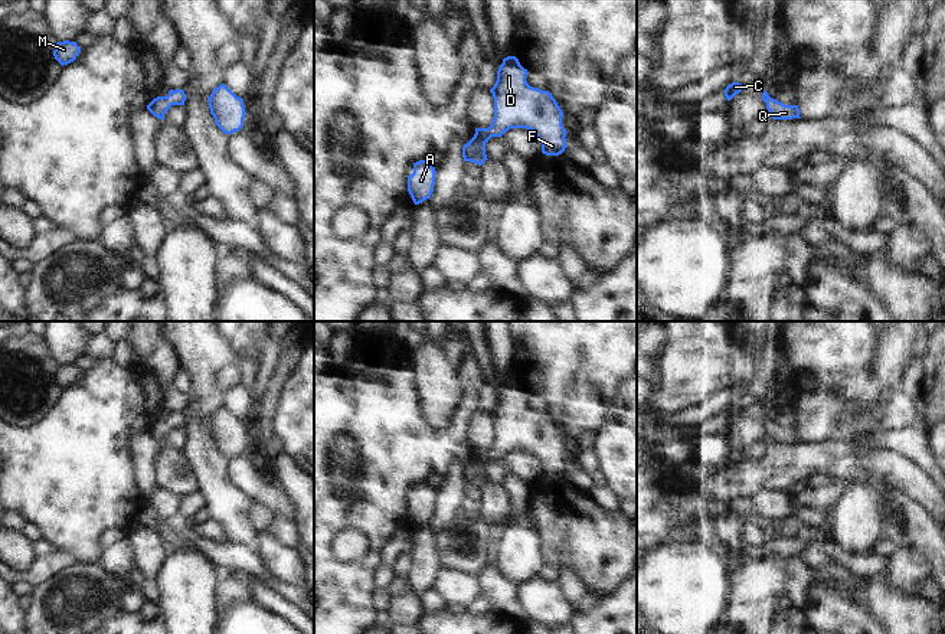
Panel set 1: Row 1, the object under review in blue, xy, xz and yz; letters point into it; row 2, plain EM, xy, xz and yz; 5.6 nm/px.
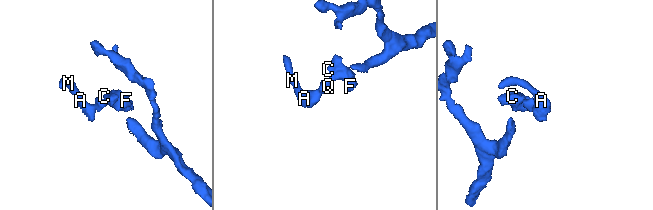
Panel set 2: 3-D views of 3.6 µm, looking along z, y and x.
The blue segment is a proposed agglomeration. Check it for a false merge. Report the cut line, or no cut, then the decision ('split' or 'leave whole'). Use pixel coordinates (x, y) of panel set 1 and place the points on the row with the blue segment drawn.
no cut | leave whole

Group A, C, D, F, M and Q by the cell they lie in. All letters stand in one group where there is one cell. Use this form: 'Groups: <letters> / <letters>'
Groups: A C D F M Q

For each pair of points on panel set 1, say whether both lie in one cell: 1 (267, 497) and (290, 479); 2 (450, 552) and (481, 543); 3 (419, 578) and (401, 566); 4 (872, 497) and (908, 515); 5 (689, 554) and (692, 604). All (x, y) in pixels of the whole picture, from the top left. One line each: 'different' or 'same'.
1: different
2: same
3: different
4: different
5: same

